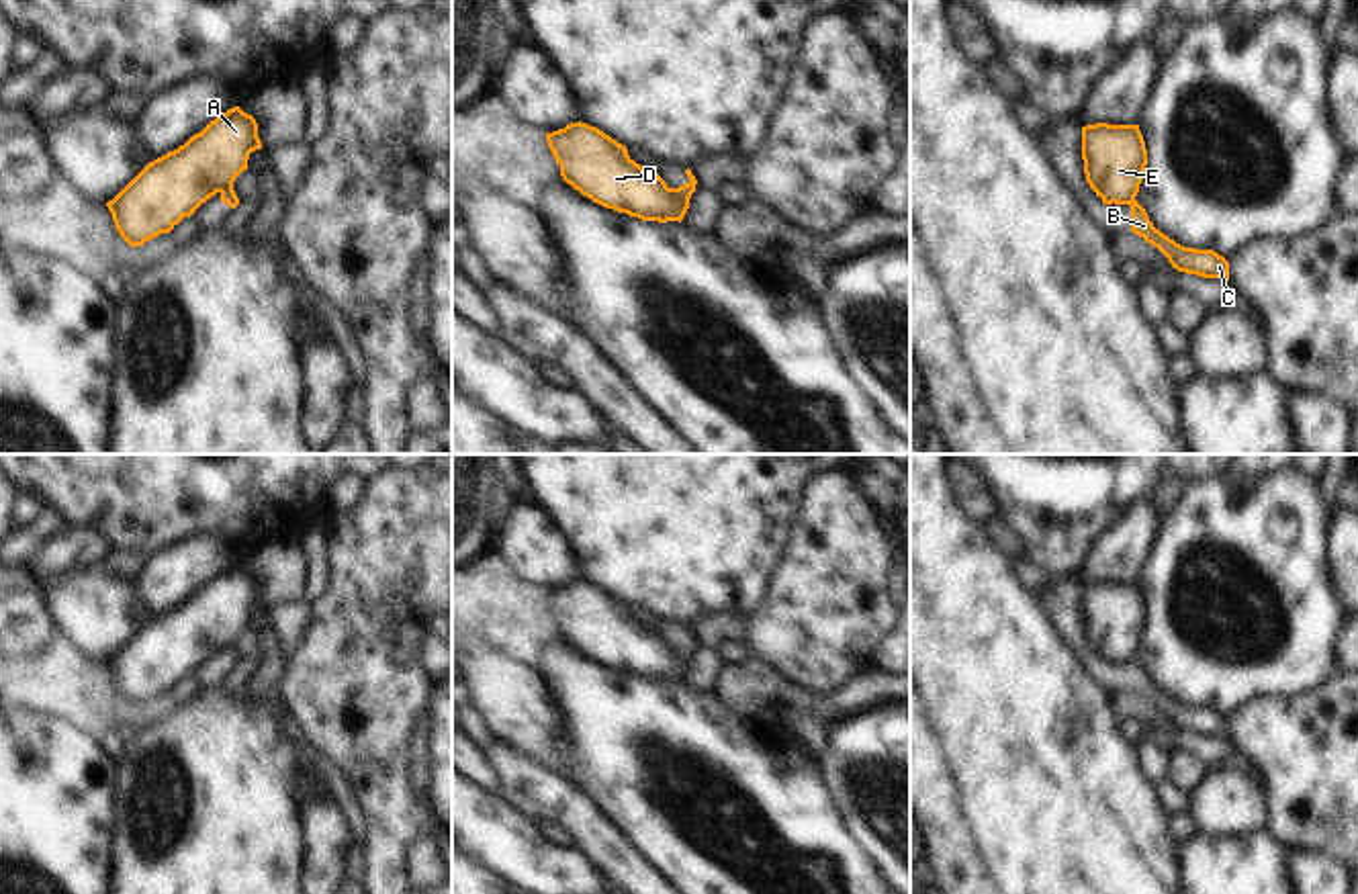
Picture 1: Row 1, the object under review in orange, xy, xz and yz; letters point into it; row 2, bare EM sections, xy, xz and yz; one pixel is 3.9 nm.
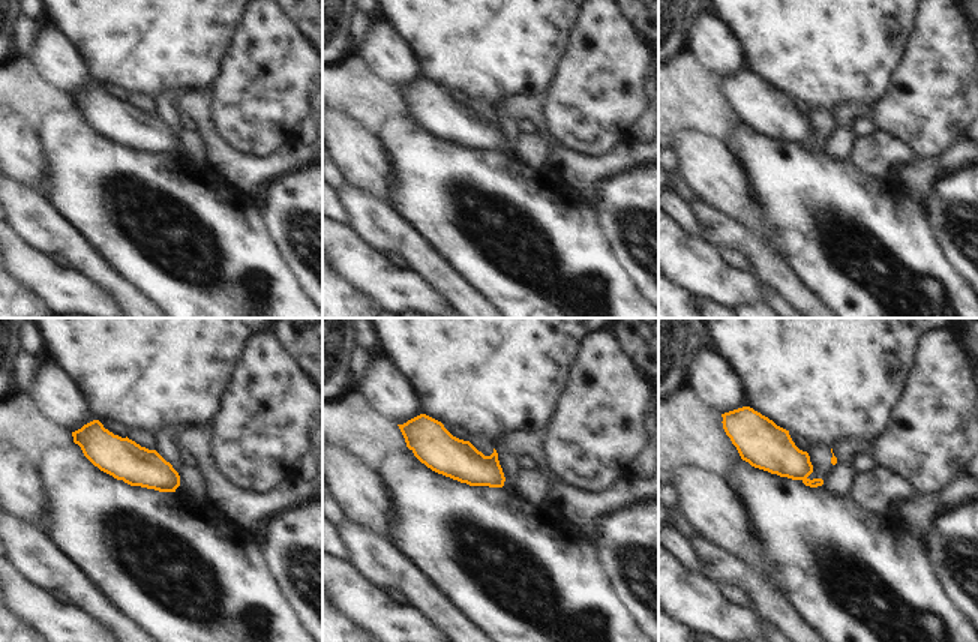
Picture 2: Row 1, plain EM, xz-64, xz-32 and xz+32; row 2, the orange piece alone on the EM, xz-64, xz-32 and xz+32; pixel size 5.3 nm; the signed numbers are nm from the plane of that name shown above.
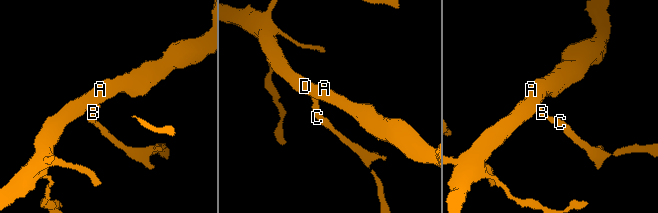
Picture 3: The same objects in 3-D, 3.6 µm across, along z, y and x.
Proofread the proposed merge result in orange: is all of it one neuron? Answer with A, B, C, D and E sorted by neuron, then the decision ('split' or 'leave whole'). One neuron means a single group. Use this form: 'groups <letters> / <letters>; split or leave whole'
groups A D E / B C; split

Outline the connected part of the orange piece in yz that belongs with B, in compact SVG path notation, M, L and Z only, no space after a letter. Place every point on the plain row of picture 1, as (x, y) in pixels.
M1137 659L1127 661L1131 665L1131 689L1158 706L1172 726L1203 736L1229 739L1229 720L1213 708L1184 706L1153 685L1145 667Z

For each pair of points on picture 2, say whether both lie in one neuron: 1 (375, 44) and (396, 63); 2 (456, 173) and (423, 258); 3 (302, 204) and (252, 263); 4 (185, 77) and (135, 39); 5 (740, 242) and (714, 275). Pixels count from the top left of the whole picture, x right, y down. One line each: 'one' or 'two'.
1: one
2: two
3: two
4: one
5: two

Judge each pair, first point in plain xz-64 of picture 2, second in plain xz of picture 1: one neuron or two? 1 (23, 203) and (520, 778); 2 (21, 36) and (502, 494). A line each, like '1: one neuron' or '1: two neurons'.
1: one neuron
2: one neuron

